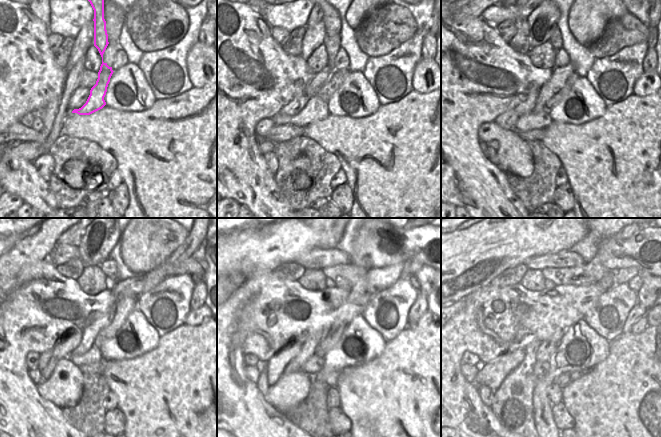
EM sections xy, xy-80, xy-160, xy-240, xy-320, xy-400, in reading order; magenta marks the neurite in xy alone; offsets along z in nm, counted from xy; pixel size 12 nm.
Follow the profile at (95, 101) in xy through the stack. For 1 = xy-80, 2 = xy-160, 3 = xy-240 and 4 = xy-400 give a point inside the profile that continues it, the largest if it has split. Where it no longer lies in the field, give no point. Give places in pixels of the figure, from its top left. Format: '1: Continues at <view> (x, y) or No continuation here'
1: Continues at xy-80 (316, 109)
2: Continues at xy-160 (534, 120)
3: Continues at xy-240 (93, 355)
4: Continues at xy-400 (541, 368).

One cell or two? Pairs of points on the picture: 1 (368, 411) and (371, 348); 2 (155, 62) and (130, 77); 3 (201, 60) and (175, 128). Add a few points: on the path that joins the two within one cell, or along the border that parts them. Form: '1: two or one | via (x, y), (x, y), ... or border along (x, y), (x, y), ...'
1: two | border along (386, 343), (383, 351), (366, 363), (347, 366)
2: two | border along (137, 65), (152, 91)
3: two | border along (193, 85), (195, 87), (206, 86)

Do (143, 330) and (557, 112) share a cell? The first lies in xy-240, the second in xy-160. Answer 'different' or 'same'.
same

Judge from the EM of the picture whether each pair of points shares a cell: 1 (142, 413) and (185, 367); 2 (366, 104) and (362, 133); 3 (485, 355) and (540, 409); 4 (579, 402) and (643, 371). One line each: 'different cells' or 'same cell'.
1: same cell
2: different cells
3: different cells
4: same cell

